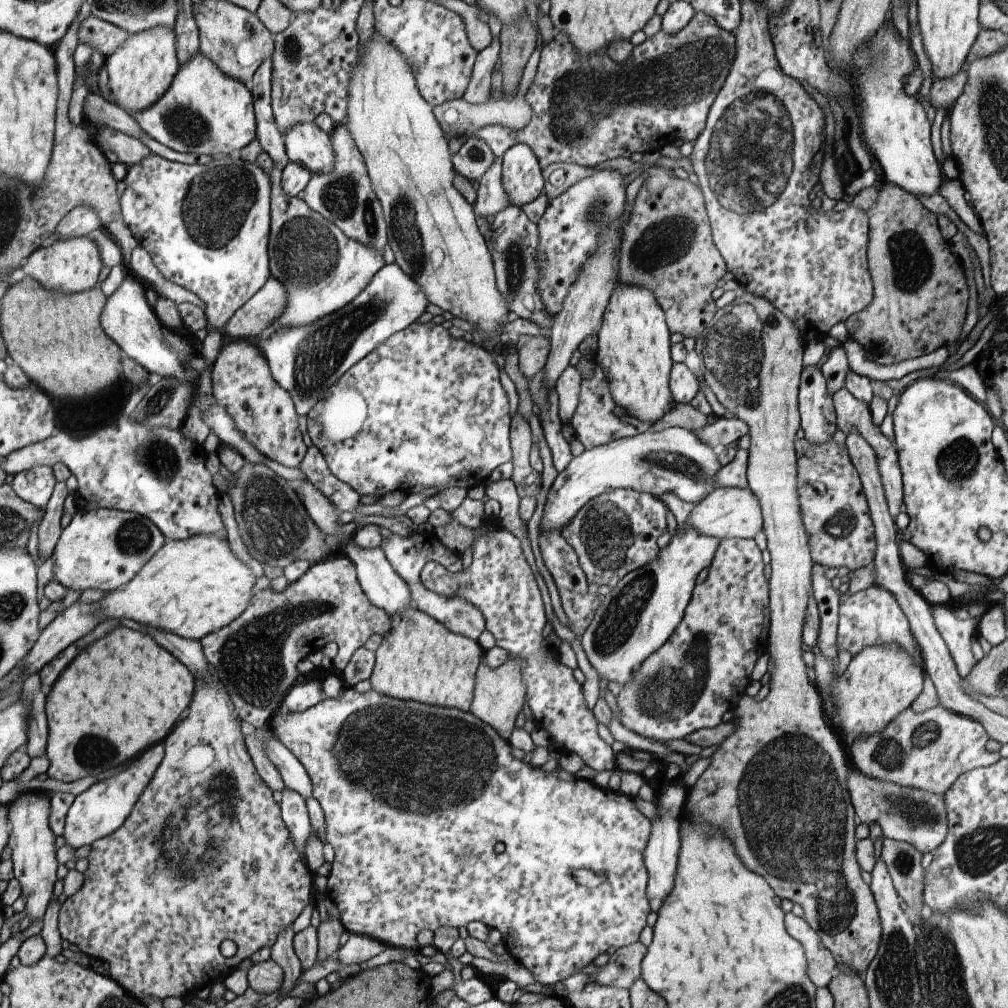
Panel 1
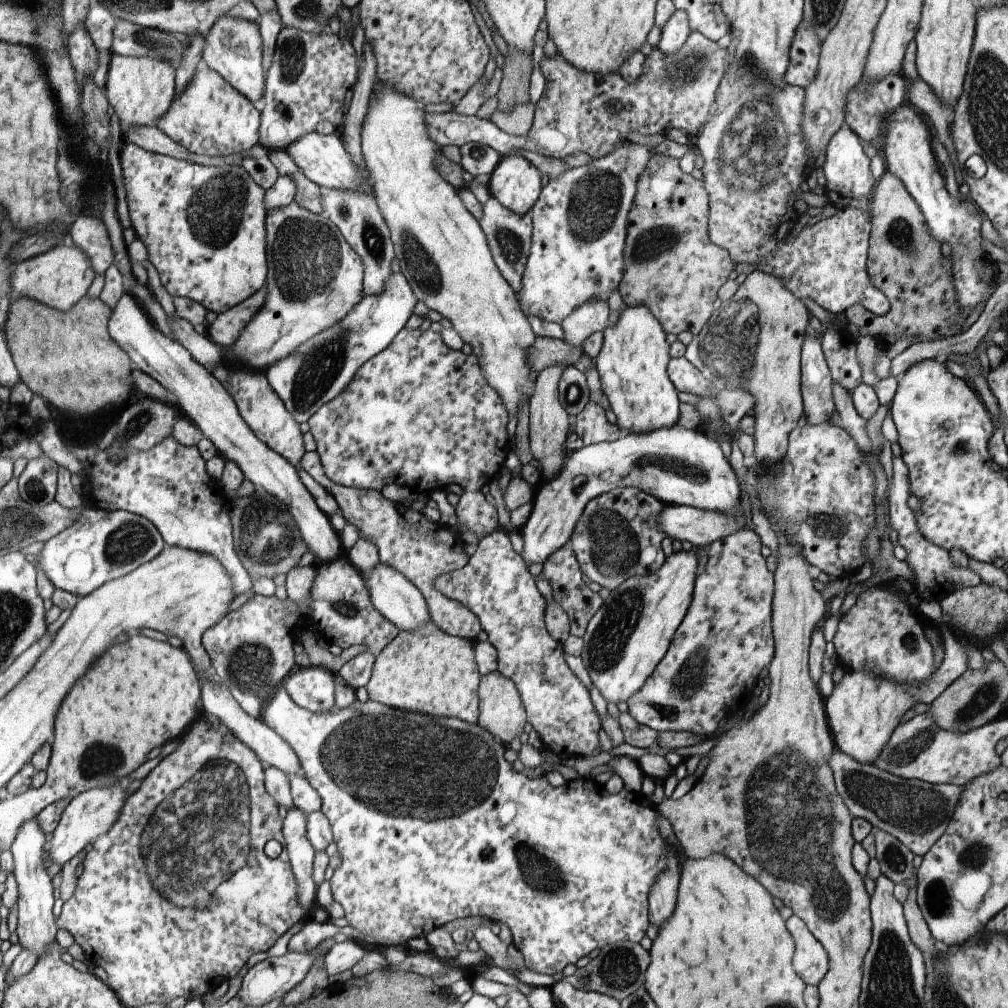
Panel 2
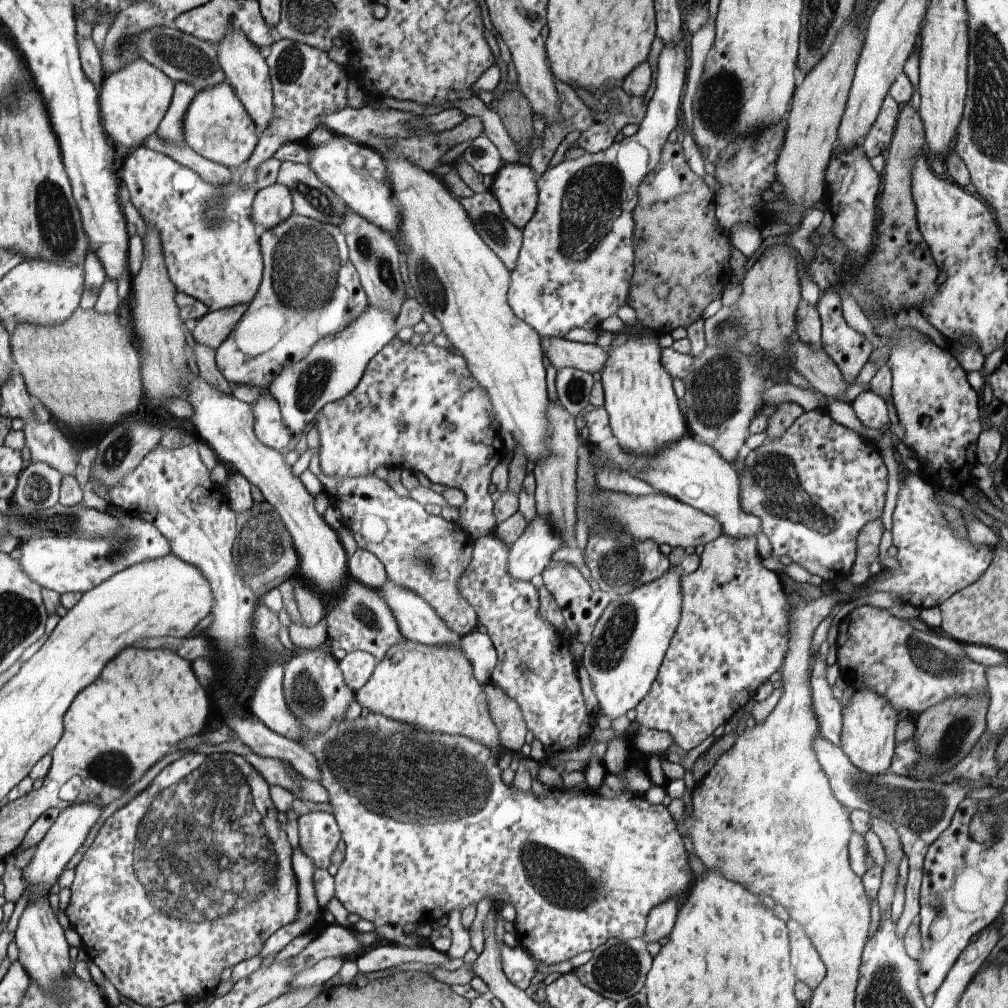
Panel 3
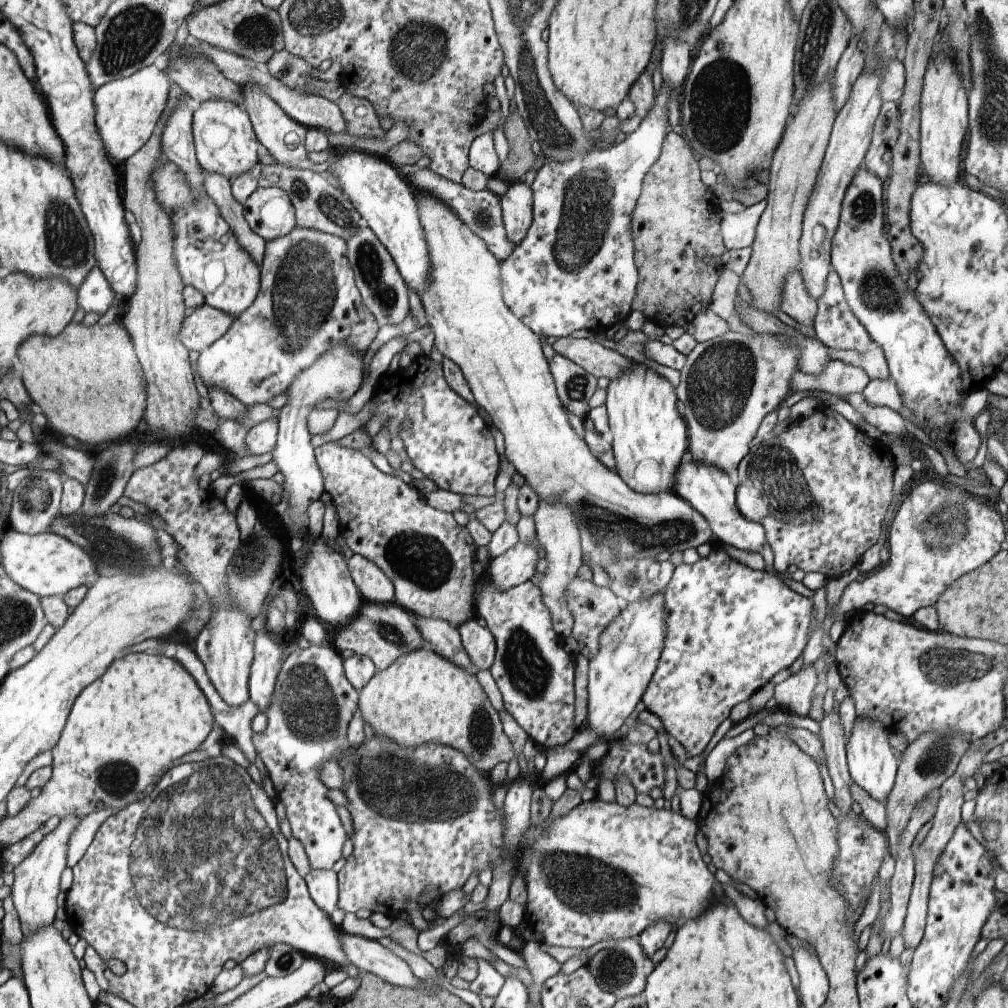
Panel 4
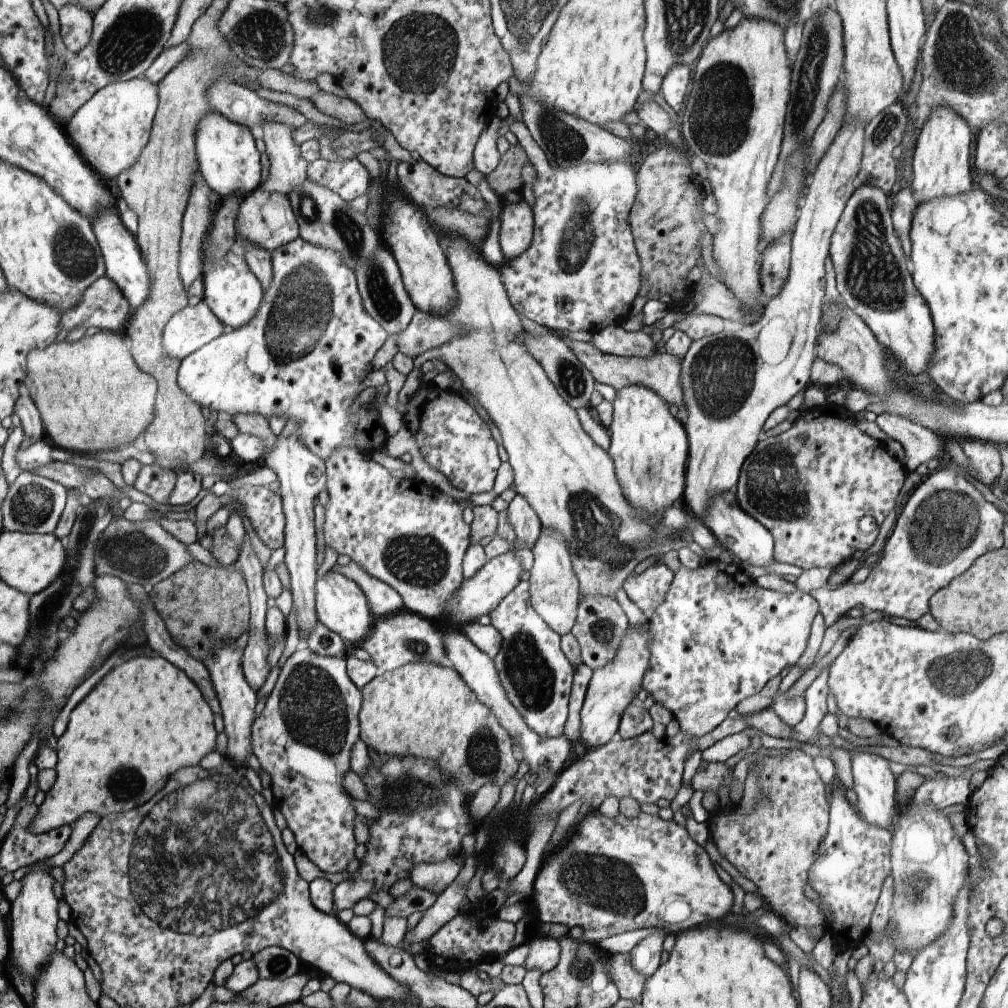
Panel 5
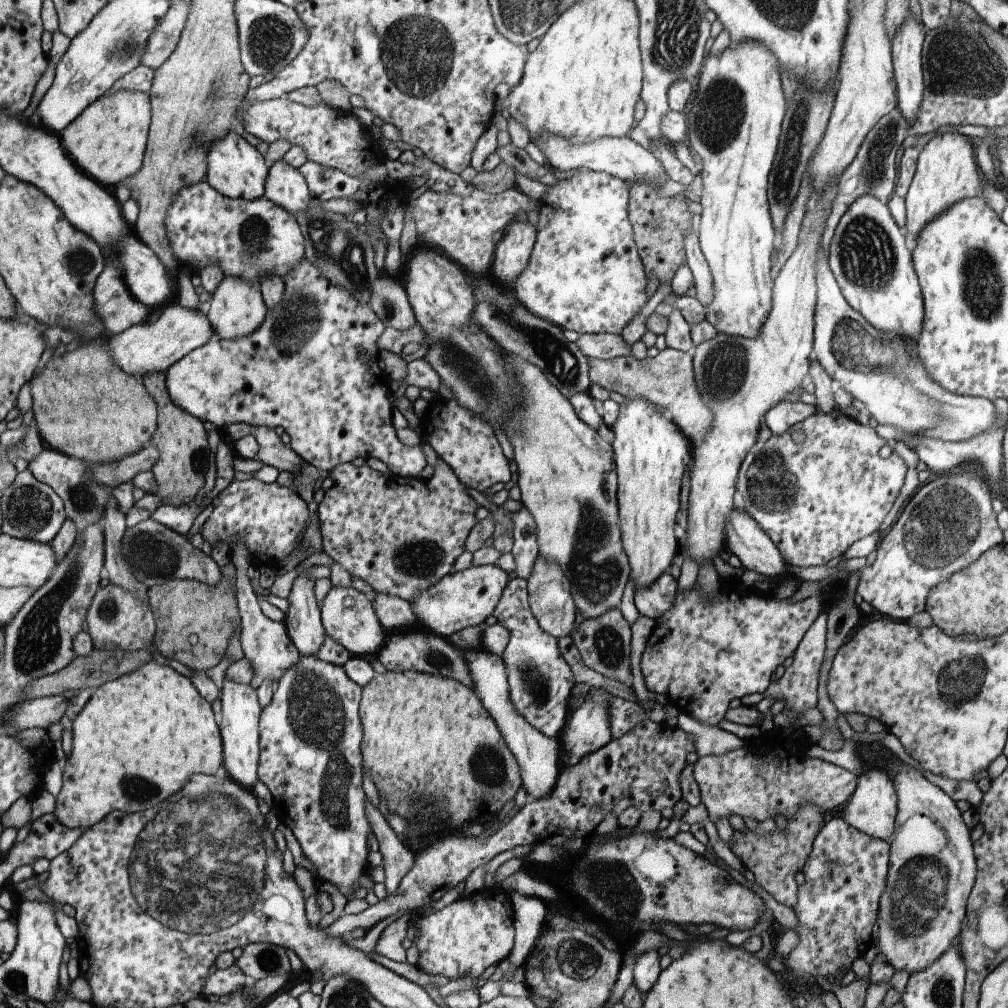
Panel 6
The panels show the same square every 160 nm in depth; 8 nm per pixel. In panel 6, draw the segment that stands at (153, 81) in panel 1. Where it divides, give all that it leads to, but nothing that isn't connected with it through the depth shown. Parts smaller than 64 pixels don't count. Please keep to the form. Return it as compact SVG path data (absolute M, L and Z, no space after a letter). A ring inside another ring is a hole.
M119 90L106 93L86 107L62 132L65 151L79 169L107 187L137 174L144 164L153 116L150 94Z

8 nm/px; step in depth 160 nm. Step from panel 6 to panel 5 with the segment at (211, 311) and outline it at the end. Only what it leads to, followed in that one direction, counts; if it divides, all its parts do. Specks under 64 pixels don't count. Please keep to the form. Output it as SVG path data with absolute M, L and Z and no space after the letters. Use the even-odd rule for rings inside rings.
M230 250L229 253L215 265L205 269L202 273L204 281L204 302L209 305L226 328L237 329L252 322L261 308L262 294L260 281L254 276L249 261L243 251Z

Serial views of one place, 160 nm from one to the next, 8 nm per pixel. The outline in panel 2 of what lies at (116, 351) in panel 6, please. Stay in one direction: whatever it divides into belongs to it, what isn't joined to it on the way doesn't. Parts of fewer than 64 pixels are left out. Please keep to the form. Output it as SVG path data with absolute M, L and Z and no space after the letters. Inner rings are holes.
M262 288L237 307L218 314L212 324L206 325L206 336L218 347L233 347L238 341L238 336L245 331L246 324L249 324L264 307L265 301L266 288Z

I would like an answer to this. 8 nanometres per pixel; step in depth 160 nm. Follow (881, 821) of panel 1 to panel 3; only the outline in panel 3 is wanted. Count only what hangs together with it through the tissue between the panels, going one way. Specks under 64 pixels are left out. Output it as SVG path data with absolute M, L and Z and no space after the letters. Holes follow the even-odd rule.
M817 736L813 742L822 770L828 777L834 796L847 808L868 812L872 817L888 821L898 833L905 855L909 858L909 871L905 885L905 903L897 922L897 935L903 939L908 927L919 916L919 890L923 877L923 860L928 847L950 826L958 805L974 789L989 787L995 782L991 779L966 781L958 779L951 783L913 780L908 775L897 775L891 770L881 775L866 774L856 768L843 750L829 740ZM894 814L894 816L892 816Z

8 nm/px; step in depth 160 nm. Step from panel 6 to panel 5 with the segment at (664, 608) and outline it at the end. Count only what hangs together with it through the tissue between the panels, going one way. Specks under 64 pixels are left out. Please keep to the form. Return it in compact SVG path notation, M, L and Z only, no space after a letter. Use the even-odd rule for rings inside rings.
M660 562L640 574L632 572L622 588L630 600L649 616L665 602L673 576L674 572L664 562Z

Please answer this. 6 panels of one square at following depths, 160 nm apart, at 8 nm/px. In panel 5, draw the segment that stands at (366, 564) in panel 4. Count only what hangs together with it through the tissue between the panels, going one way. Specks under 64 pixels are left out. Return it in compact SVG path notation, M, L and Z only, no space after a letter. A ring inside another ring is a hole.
M353 560L346 566L340 566L336 563L330 571L340 573L360 585L366 598L368 598L374 618L379 619L405 610L403 600L394 588L382 580L370 576L370 573Z

